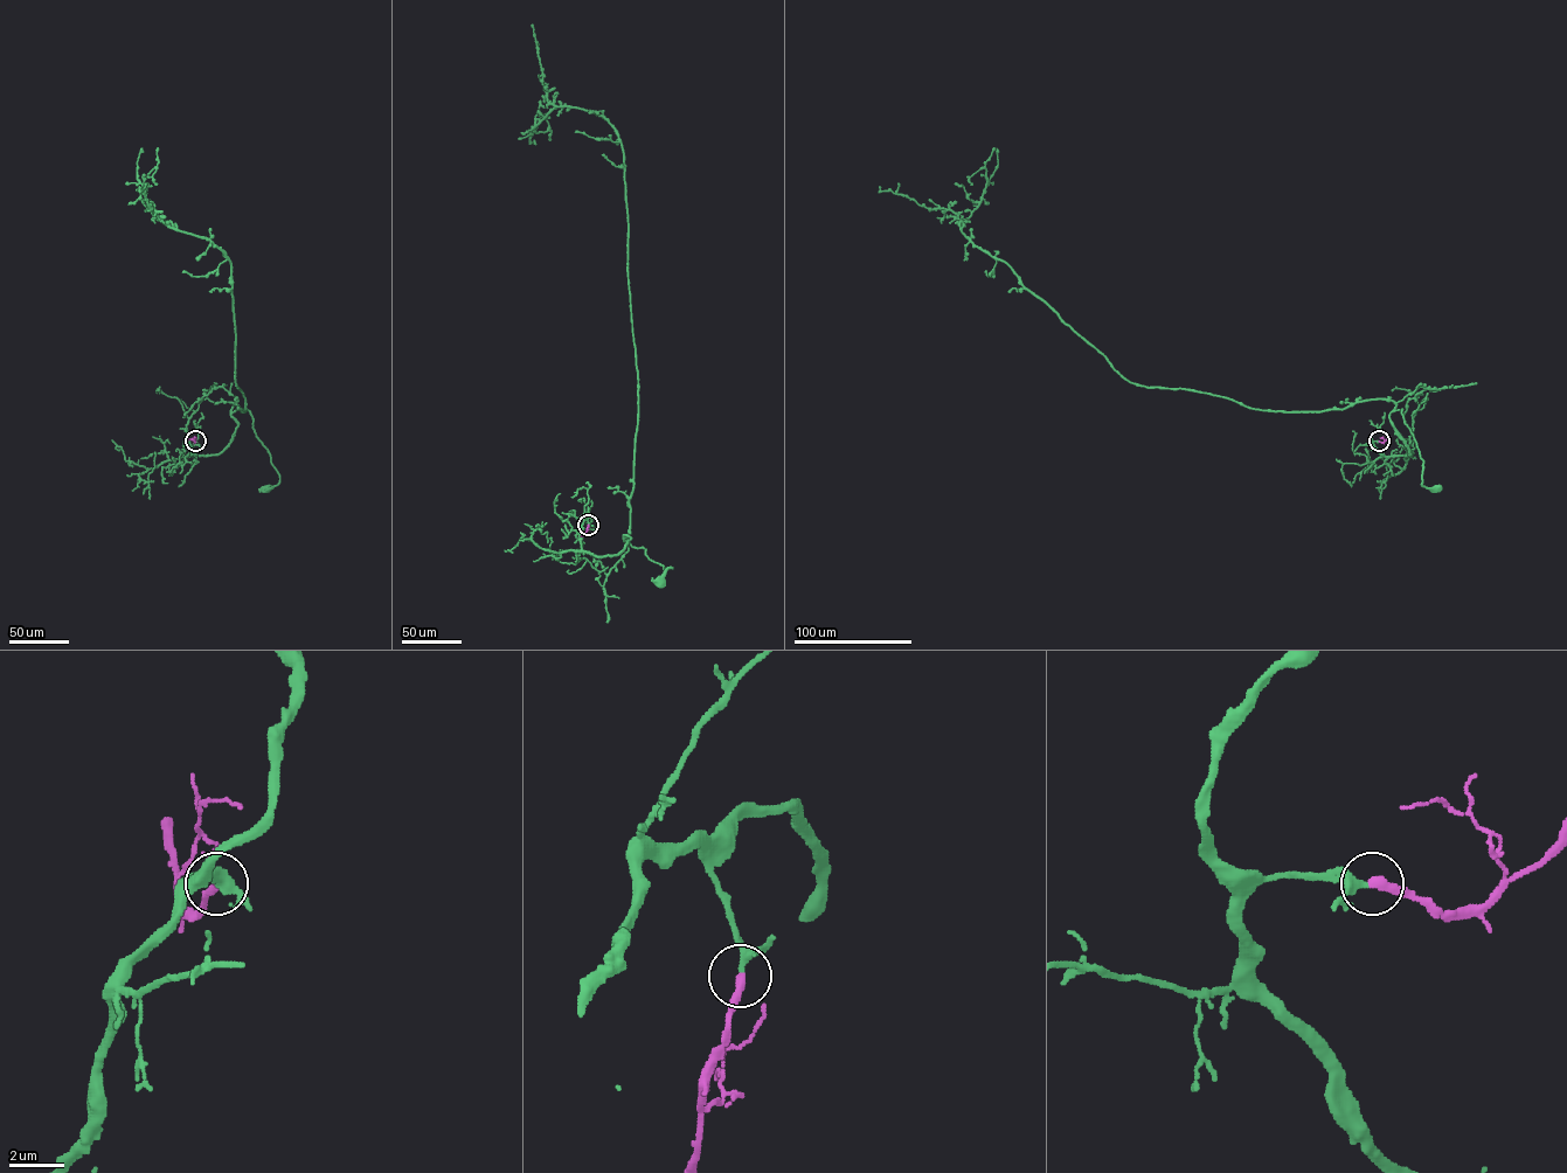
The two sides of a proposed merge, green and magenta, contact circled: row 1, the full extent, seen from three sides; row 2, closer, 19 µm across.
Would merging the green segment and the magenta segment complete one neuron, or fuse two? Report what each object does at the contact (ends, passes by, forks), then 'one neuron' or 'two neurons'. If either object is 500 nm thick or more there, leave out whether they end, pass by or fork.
green passes by | magenta ends | one neuron

